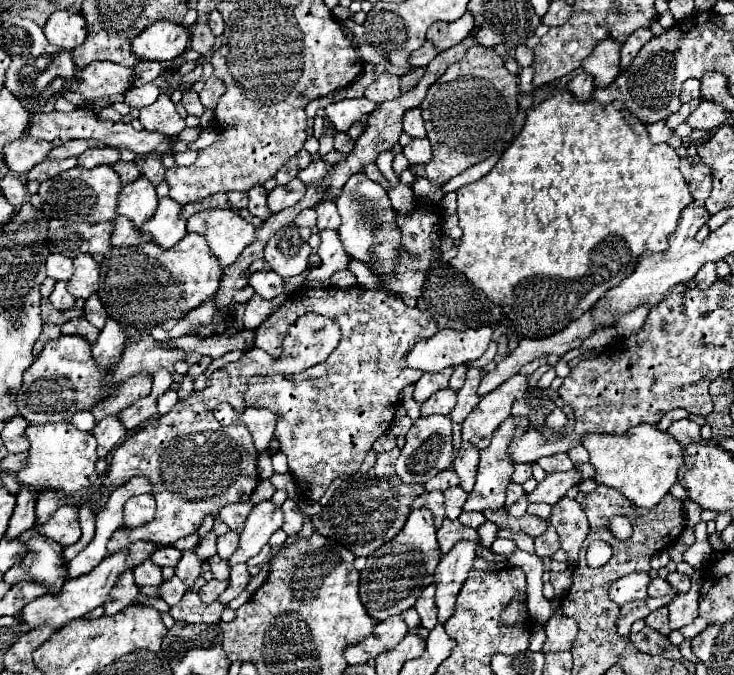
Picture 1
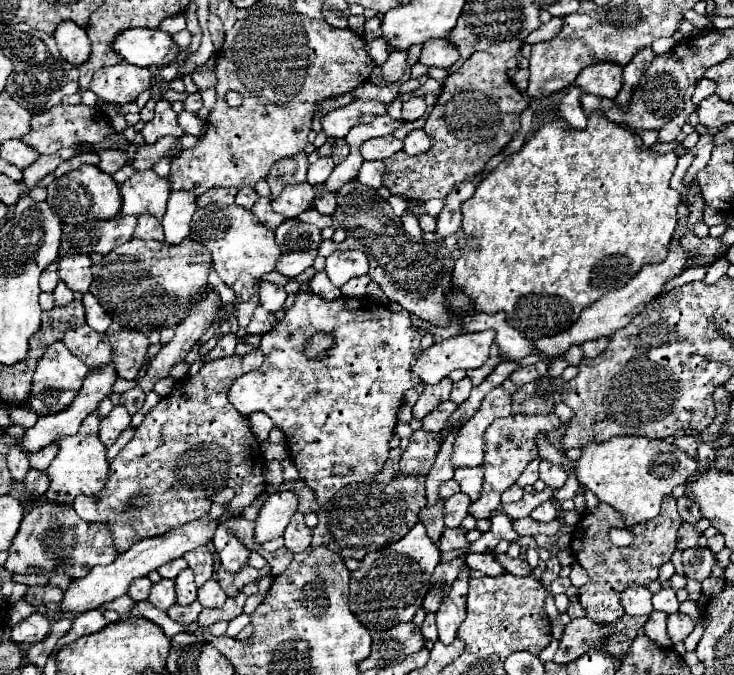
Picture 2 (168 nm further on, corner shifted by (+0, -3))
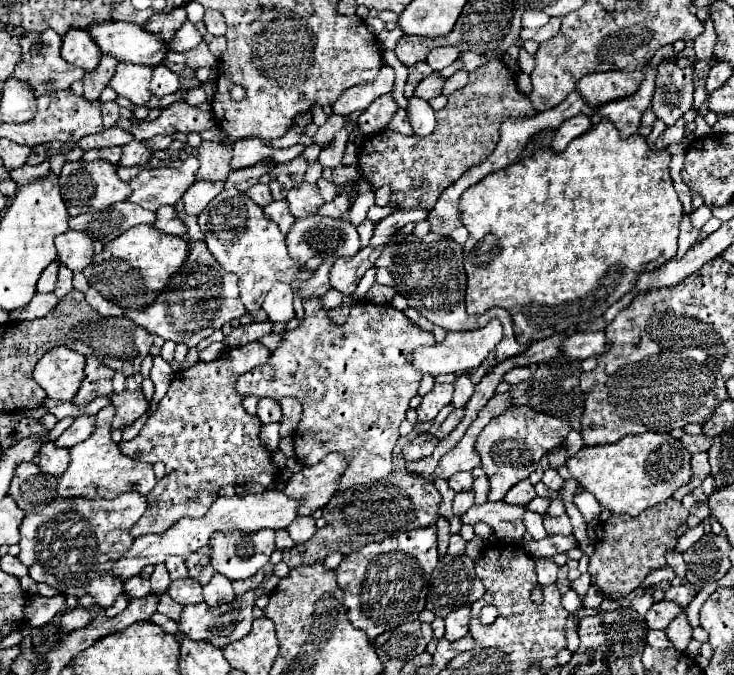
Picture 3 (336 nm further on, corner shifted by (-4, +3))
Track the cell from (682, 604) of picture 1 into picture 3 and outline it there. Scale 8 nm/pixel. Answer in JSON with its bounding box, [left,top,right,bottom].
[665,611,693,651]

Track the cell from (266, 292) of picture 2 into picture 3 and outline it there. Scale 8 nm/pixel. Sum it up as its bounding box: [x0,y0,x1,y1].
[263,283,295,323]

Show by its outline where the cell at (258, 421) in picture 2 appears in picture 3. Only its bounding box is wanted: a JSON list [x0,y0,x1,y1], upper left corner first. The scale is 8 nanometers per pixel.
[257,399,281,423]

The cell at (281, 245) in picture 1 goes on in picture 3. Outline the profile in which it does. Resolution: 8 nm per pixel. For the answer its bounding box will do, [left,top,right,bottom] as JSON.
[285,217,361,265]

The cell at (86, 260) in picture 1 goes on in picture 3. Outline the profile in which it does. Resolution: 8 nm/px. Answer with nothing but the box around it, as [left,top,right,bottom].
[55,229,95,273]

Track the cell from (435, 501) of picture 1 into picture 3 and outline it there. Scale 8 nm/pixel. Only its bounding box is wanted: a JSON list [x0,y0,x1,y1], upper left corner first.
[437,517,449,557]

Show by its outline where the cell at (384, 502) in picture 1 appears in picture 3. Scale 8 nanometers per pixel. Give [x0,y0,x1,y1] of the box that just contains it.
[283,431,441,567]

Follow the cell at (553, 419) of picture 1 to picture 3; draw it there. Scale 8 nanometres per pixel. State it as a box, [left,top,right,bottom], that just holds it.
[475,407,565,501]

